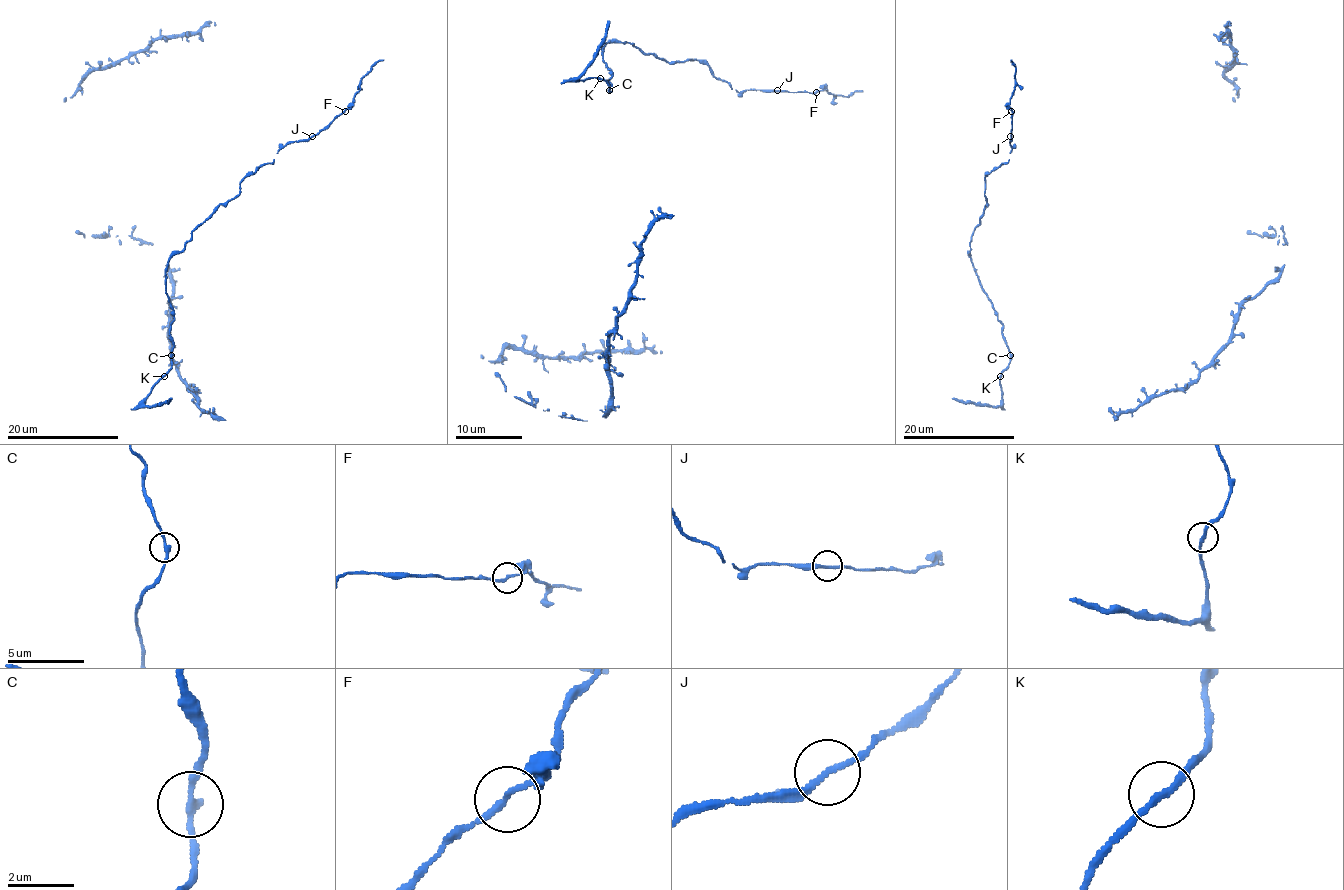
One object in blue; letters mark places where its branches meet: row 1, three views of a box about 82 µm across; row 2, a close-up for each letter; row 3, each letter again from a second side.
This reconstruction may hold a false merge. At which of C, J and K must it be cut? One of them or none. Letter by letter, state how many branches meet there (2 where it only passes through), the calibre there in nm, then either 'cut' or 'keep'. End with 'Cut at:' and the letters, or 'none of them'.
C: branches 2; calibre 200 nm; keep
J: branches 2; calibre 190 nm; keep
K: branches 2; calibre 200 nm; keep
Cut at: none of them

